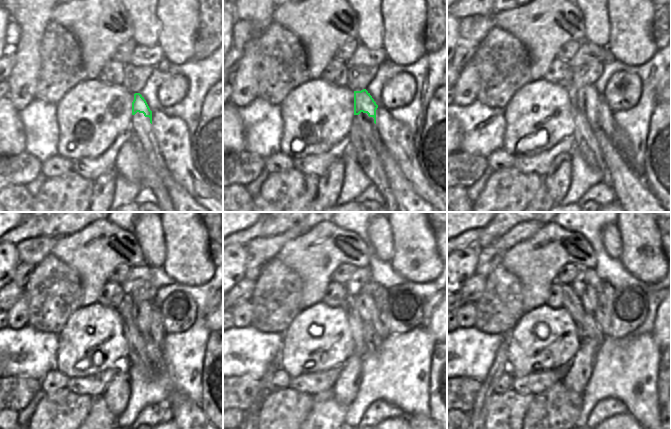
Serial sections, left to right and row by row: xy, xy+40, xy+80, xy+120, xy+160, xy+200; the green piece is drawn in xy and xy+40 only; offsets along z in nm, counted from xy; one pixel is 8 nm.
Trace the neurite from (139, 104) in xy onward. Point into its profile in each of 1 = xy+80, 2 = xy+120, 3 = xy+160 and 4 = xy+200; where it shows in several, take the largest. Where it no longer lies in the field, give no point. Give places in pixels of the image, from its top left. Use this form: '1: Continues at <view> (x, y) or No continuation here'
1: Continues at xy+80 (588, 98)
2: Continues at xy+120 (142, 310)
3: Continues at xy+160 (364, 301)
4: Continues at xy+200 (589, 300).

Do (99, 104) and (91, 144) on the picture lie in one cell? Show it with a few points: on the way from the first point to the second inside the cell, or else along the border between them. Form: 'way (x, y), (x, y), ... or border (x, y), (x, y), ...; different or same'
way (104, 114), (105, 120), (94, 134); same

